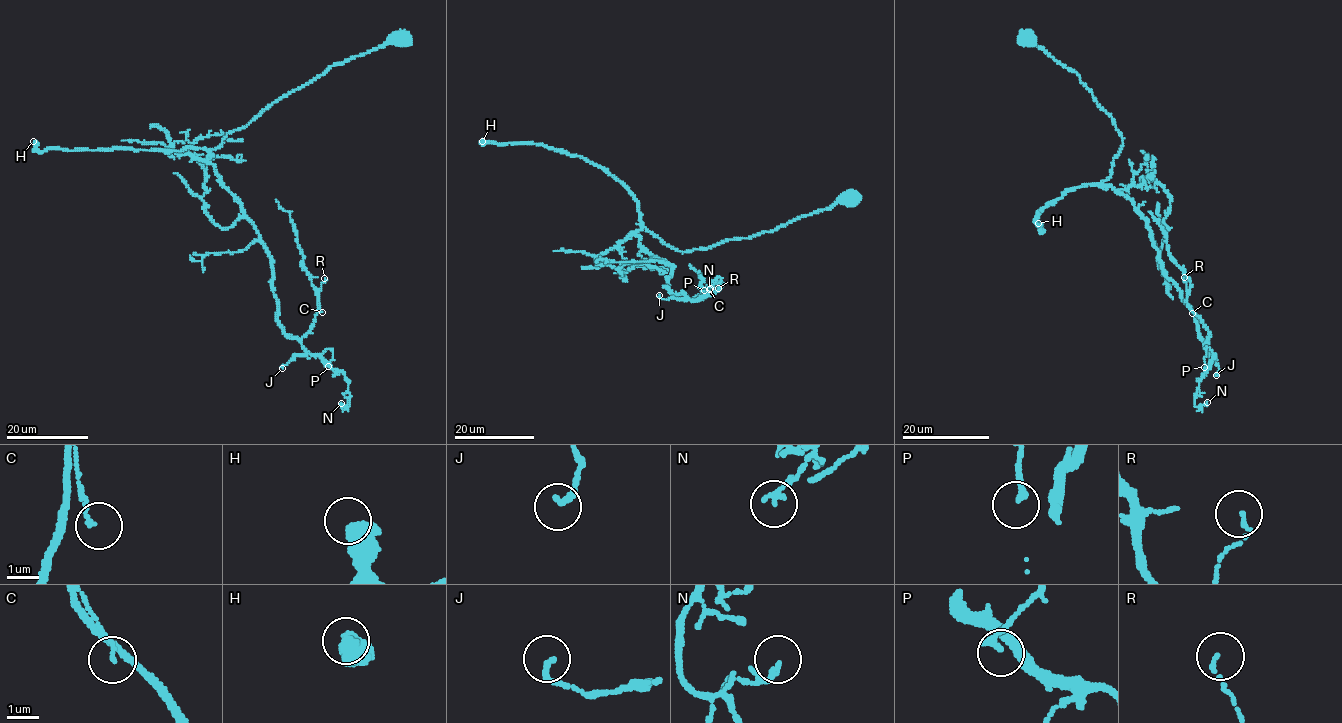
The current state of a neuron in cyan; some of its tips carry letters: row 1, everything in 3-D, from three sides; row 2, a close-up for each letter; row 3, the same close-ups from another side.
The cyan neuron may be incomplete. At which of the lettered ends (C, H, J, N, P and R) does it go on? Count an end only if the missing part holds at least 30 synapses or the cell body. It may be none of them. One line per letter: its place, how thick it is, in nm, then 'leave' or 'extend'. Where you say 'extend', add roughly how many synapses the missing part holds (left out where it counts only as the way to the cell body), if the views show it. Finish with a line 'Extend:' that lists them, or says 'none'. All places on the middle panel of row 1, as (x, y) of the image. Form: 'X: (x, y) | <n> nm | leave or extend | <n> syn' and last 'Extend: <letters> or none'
C: (709, 289) | 110 nm | leave
H: (482, 141) | 650 nm | extend | 160 syn
J: (659, 295) | 190 nm | leave
N: (710, 288) | 160 nm | leave
P: (704, 290) | 140 nm | leave
R: (718, 288) | 110 nm | leave
Extend: H

